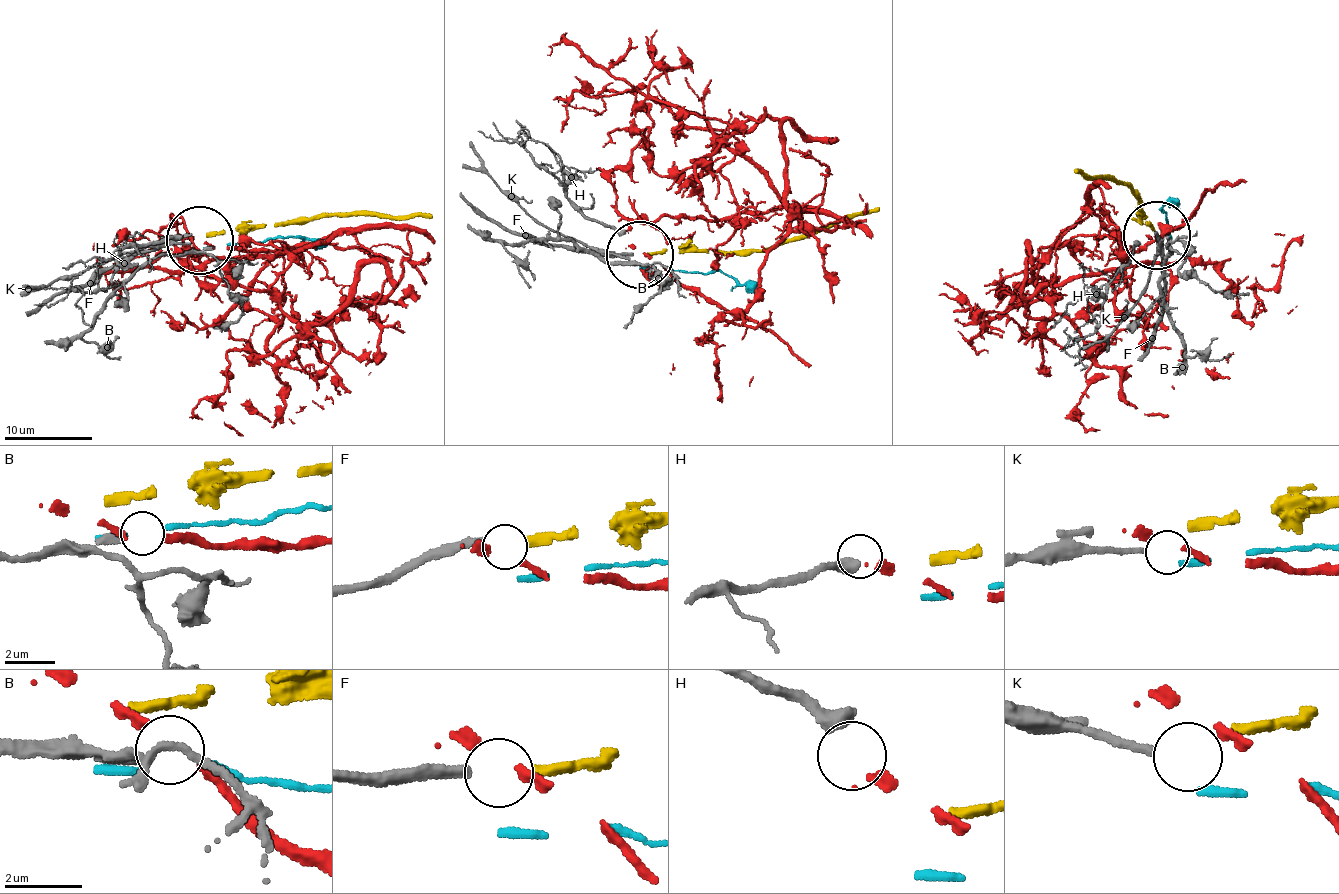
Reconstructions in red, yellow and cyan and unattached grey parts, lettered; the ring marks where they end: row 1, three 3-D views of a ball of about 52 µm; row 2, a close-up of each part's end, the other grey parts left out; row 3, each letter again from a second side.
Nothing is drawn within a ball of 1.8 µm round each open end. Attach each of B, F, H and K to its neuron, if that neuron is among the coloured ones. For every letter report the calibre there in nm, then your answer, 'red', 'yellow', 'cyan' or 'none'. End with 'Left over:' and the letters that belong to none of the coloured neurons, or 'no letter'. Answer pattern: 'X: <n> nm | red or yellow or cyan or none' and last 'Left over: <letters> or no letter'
B: 280 nm | none
F: 280 nm | yellow
H: 480 nm | red
K: 200 nm | none
Left over: B, K

